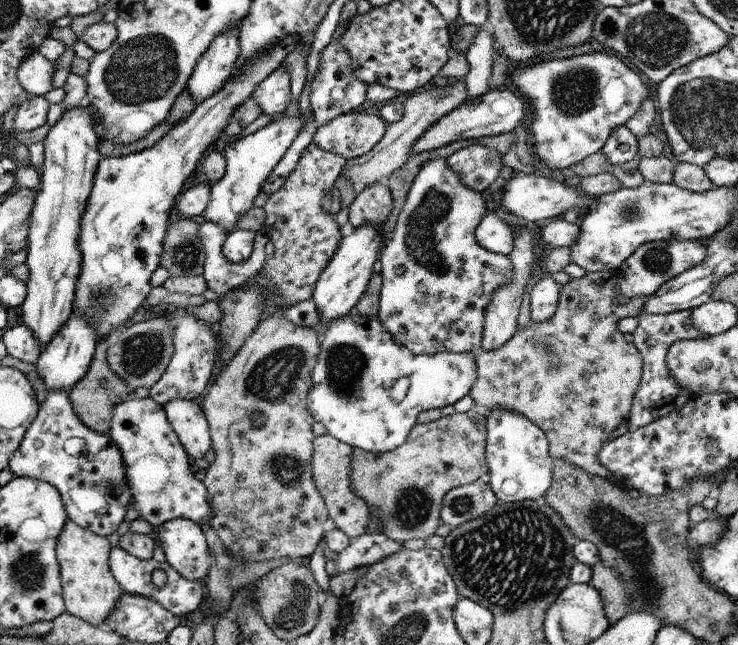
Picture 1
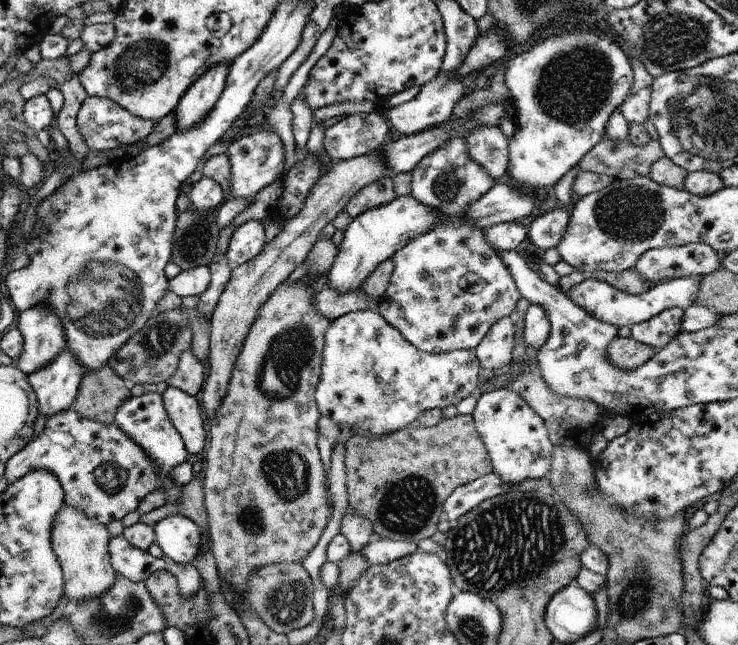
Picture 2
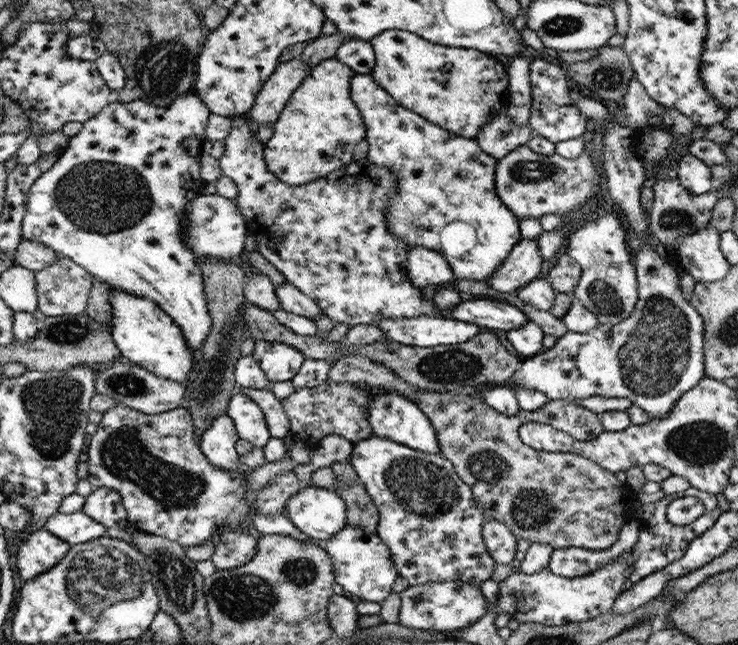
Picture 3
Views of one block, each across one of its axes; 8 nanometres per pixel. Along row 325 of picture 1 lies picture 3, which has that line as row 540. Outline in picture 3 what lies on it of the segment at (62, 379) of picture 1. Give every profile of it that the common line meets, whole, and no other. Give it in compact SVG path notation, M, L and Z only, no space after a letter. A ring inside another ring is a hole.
M84 512L54 513L54 516L46 521L45 529L57 535L58 538L65 539L70 546L81 545L104 536L107 530L102 523L94 521L90 515L84 514Z

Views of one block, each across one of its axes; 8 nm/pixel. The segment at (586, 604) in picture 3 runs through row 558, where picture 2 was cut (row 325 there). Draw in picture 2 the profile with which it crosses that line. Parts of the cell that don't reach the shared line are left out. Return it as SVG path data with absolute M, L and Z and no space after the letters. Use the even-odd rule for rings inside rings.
M684 277L681 279L664 280L652 285L652 288L645 293L633 295L608 282L598 281L596 279L586 279L580 284L569 288L563 292L576 306L585 310L586 313L603 323L617 326L634 326L642 321L650 320L650 317L656 316L665 308L678 307L686 310L693 302L695 294L698 292L699 282L702 277Z

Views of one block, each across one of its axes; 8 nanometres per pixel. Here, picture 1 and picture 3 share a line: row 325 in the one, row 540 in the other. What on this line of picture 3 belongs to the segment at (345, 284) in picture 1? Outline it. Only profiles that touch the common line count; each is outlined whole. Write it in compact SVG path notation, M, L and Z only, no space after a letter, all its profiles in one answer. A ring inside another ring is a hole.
M304 484L286 506L285 515L309 537L321 542L347 524L346 503L333 489Z

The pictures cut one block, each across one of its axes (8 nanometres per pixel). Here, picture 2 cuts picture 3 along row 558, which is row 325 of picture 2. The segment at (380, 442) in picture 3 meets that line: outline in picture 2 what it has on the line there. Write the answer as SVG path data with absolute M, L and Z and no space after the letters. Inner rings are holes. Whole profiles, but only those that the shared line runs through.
M462 133L450 137L442 146L435 148L426 156L423 156L422 160L411 170L411 173L413 176L411 182L411 195L418 200L419 203L424 203L425 205L430 205L432 208L438 209L443 216L439 224L435 225L431 231L423 235L418 235L416 239L412 239L404 248L395 252L390 258L394 261L395 267L391 274L387 291L380 299L379 313L385 318L386 322L389 322L394 328L397 328L402 333L402 336L404 336L410 344L418 348L419 351L430 354L440 354L449 353L450 351L475 349L478 344L481 343L484 336L486 336L486 333L493 327L494 323L497 323L501 318L513 316L513 313L516 311L516 303L522 297L507 265L502 262L496 250L494 250L485 239L484 231L465 220L466 207L476 202L480 197L483 197L486 192L496 184L495 178L486 168L470 156L467 136Z

